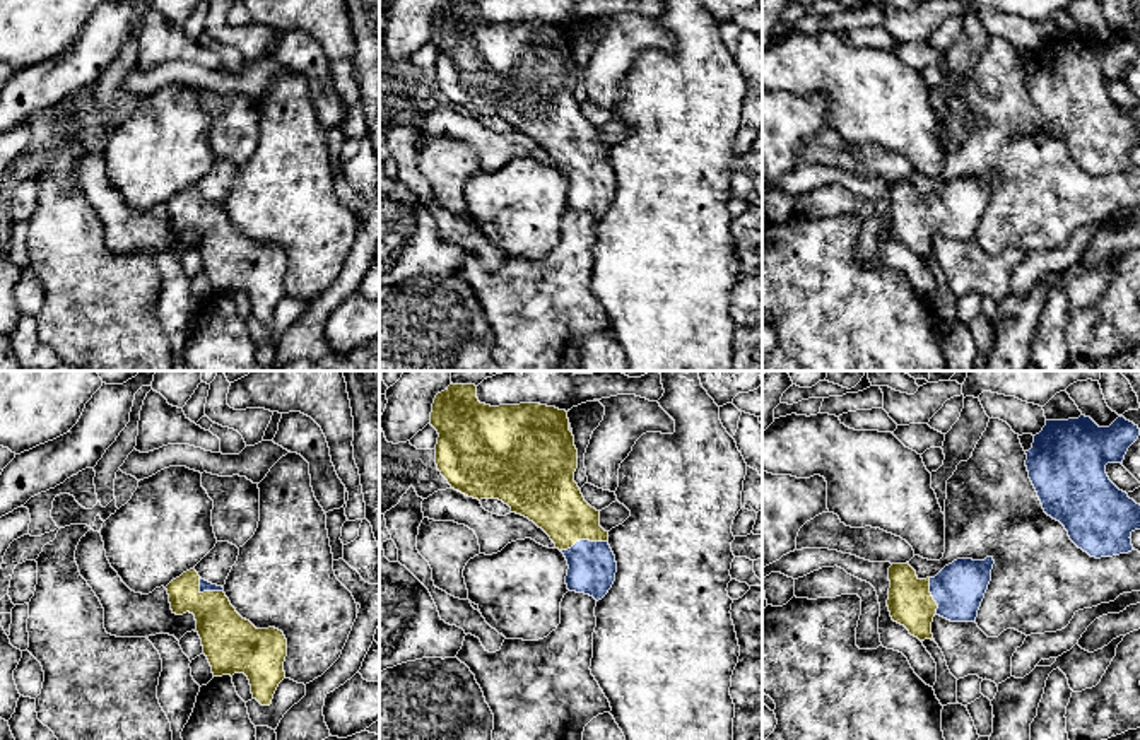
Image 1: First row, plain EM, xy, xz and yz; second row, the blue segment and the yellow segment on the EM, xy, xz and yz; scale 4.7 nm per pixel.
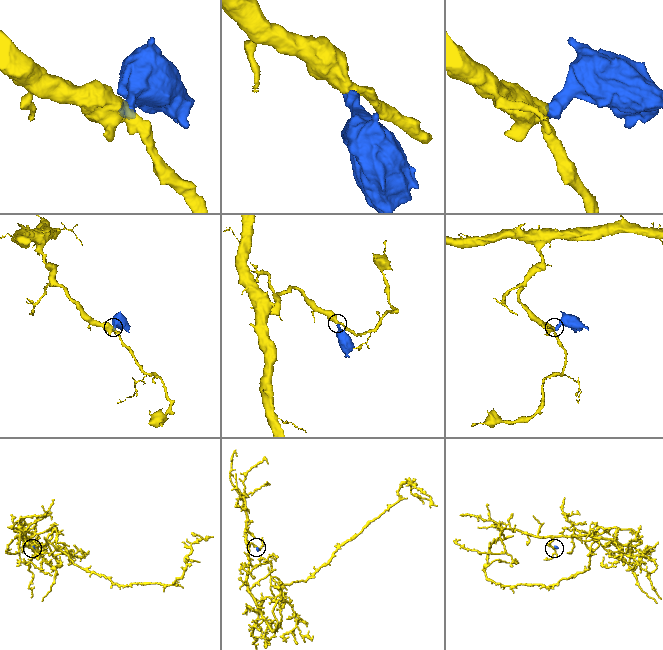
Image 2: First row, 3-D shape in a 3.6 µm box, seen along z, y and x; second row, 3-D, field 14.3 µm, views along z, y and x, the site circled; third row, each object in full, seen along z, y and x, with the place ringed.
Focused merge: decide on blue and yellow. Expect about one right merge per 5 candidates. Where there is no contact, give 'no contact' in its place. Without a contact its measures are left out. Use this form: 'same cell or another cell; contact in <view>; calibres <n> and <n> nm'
same cell; contact in xz; calibres 220 and 280 nm

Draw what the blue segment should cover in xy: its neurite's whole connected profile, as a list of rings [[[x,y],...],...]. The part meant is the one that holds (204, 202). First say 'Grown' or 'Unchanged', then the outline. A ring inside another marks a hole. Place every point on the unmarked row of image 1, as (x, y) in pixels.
Grown. [[[195,186],[173,197],[166,207],[173,231],[195,232],[214,294],[244,291],[253,316],[270,323],[279,301],[285,296],[284,250],[275,244],[256,246],[236,229],[222,203],[202,197]]]

